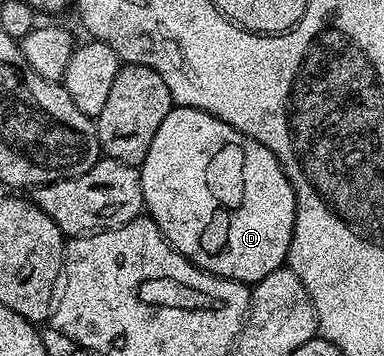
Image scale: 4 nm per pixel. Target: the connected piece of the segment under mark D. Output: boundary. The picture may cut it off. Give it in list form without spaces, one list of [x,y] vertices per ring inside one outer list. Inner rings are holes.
[[[174,107],[164,119],[164,123],[160,123],[156,135],[152,135],[152,147],[148,147],[146,158],[143,159],[140,166],[140,172],[142,174],[142,204],[145,212],[156,223],[156,227],[160,227],[160,231],[166,236],[172,248],[180,255],[187,257],[198,269],[224,279],[256,283],[260,279],[264,279],[264,275],[272,275],[272,271],[286,265],[288,247],[292,243],[294,224],[296,223],[296,207],[298,206],[296,195],[288,175],[282,169],[282,164],[276,159],[276,155],[272,155],[272,151],[268,151],[268,147],[256,143],[256,139],[236,131],[228,123],[213,117],[211,113],[205,113],[199,109]]]

